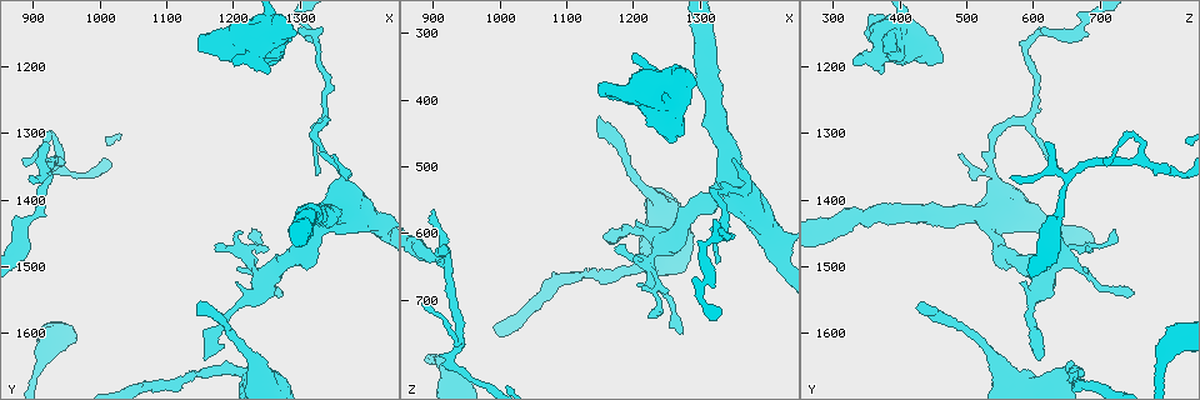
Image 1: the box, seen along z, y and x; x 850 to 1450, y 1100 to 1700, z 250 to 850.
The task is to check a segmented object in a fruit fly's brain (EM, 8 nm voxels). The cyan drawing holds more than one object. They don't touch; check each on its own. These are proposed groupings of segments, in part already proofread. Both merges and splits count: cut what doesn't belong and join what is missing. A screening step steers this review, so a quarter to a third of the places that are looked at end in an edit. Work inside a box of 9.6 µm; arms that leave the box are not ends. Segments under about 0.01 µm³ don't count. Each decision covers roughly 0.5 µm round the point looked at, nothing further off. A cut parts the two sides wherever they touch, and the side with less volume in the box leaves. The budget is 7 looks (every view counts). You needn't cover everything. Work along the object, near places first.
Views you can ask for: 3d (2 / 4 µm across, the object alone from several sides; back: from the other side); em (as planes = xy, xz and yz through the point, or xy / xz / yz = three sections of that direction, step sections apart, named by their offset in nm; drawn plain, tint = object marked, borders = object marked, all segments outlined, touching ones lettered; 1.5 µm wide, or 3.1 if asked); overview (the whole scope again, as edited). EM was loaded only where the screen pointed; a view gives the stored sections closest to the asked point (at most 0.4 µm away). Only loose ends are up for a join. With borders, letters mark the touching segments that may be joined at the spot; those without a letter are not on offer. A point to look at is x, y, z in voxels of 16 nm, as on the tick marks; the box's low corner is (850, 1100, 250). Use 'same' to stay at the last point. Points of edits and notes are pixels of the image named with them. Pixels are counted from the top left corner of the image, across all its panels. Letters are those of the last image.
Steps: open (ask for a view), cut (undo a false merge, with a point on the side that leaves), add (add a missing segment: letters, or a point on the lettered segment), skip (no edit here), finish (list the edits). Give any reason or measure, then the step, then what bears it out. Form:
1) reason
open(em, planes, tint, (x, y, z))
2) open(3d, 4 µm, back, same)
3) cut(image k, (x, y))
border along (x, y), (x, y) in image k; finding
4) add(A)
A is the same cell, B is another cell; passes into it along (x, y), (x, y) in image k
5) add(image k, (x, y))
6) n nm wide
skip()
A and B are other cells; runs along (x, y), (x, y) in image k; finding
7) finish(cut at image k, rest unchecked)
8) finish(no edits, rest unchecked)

abrupt turn
open(3d, 2 µm, (1325, 1170, 590))

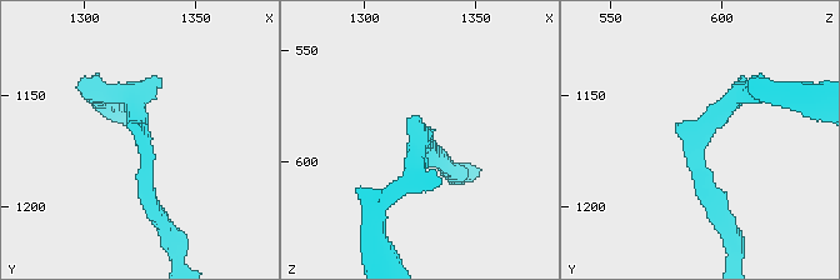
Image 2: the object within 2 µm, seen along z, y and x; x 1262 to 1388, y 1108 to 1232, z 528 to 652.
open(em, planes, borders, (1326, 1167, 588))

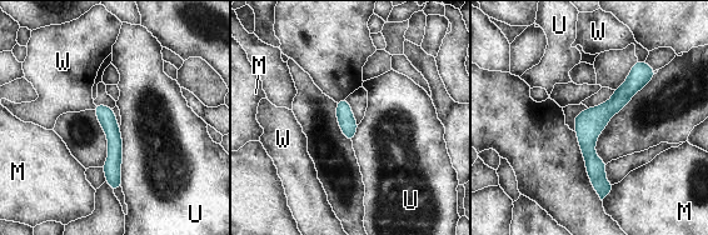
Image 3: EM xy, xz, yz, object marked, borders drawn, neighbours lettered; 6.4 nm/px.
120 nm wide
skip()
M, U and W are other cells; runs along (639, 64), (589, 128), (602, 194) in image 3; continuous, no second neuron

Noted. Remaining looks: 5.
thick turns thin
open(3d, 4 µm, (1255, 1175, 440))

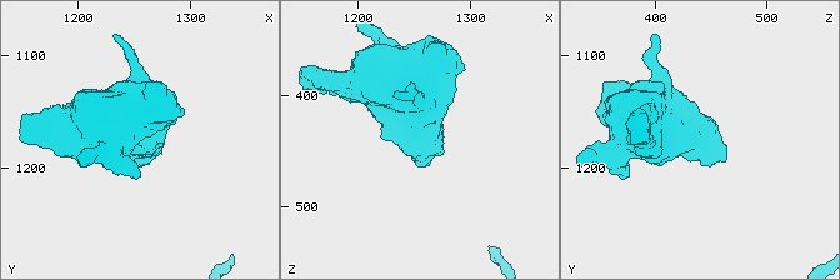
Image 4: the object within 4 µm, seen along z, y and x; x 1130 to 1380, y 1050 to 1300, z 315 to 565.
open(em, xy, step 8, tint, (1258, 1178, 440))

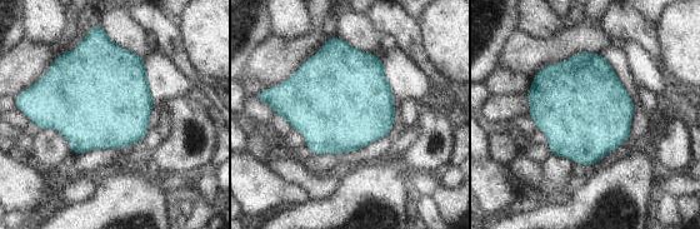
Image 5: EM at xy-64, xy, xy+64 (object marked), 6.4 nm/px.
cut it another way
open(em, planes, borders, same)

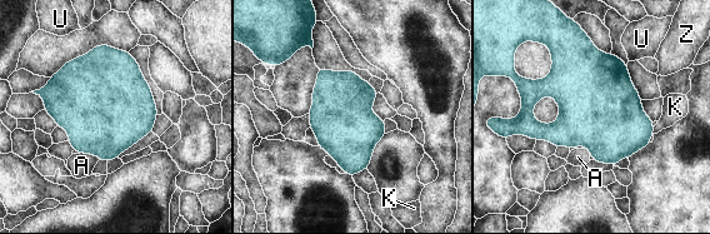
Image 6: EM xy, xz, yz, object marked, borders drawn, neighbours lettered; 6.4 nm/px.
skip()
A, K, U and Z are other cells; border along (80, 152), (94, 154), (100, 159) in image 6; continuous, no second neuron

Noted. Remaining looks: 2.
branch stops here
open(em, planes, borders, (1150, 1175, 380))

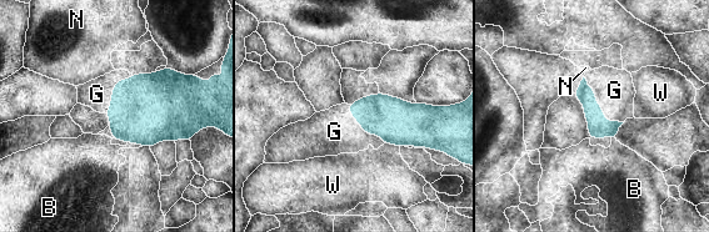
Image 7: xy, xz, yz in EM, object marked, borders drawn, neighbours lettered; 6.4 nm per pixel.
G touches over 400 nm
add(G)
G is the same cell, B, N and W are other cells; the neuron continues

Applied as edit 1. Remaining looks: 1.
finish(add at image 7, rest unchecked)

